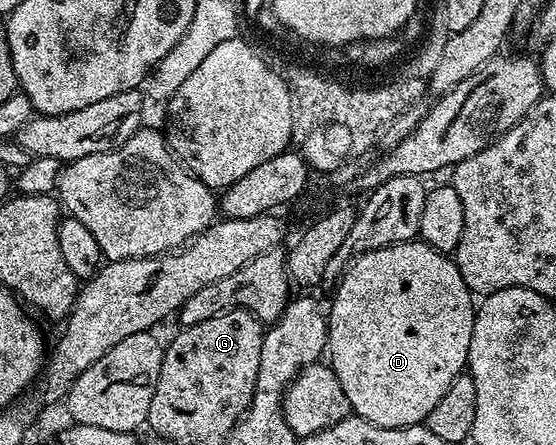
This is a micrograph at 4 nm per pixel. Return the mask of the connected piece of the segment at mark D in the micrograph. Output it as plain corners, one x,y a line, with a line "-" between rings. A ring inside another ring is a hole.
420,238
383,246
354,258
337,281
335,291
337,293
333,296
333,305
327,308
327,360
333,373
339,378
339,386
343,386
343,394
347,394
350,409
367,422
384,428
406,428
412,424
424,424
427,414
435,410
435,402
439,402
439,398
447,394
447,386
451,386
451,382
455,382
455,378
466,371
469,362
475,300
463,282
463,274
459,274
456,259
435,250

